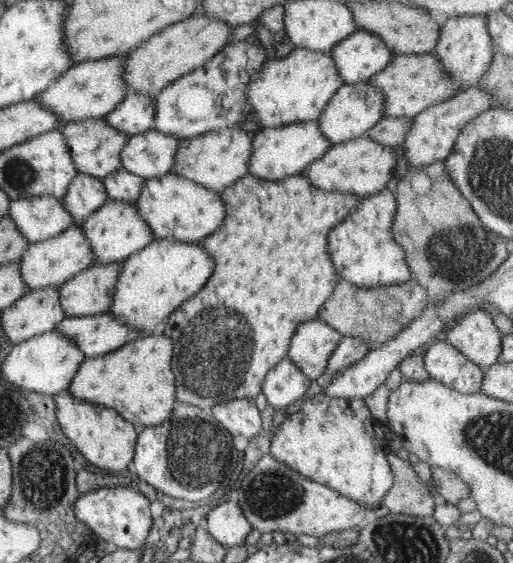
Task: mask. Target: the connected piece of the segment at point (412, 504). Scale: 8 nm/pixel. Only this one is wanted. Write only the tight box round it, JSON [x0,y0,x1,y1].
[383,451,434,517]

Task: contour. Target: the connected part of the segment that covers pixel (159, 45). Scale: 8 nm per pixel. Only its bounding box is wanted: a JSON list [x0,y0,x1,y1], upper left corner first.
[122,13,232,97]

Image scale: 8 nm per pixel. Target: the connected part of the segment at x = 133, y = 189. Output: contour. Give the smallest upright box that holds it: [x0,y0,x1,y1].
[103,167,145,204]

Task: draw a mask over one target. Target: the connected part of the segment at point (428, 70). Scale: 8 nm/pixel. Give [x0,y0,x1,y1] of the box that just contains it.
[368,52,458,118]

